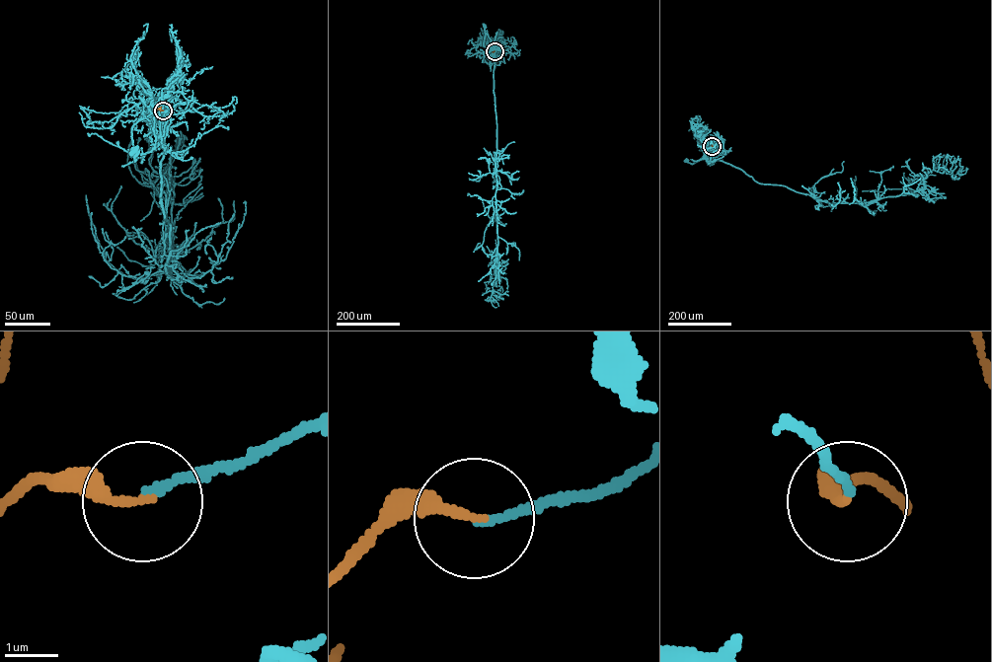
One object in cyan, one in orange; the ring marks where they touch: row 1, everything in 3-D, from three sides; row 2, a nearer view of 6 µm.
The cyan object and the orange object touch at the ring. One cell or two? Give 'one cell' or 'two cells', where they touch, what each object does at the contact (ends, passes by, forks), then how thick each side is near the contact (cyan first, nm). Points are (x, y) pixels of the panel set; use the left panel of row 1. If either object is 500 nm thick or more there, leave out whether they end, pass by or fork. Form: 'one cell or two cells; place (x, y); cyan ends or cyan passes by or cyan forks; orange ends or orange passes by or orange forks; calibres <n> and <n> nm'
one cell; place (163, 110); cyan ends; orange ends; calibres 140 and 200 nm

